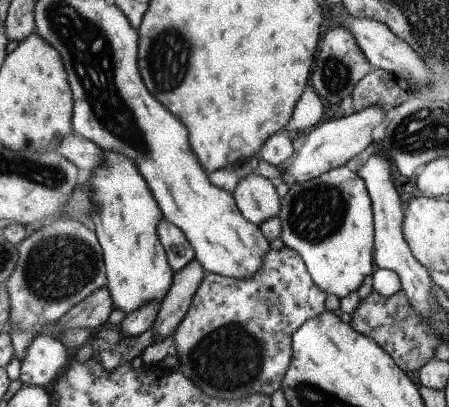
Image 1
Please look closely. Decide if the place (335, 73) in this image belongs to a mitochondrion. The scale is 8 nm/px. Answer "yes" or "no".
yes

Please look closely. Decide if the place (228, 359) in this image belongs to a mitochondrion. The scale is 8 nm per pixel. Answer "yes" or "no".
yes

